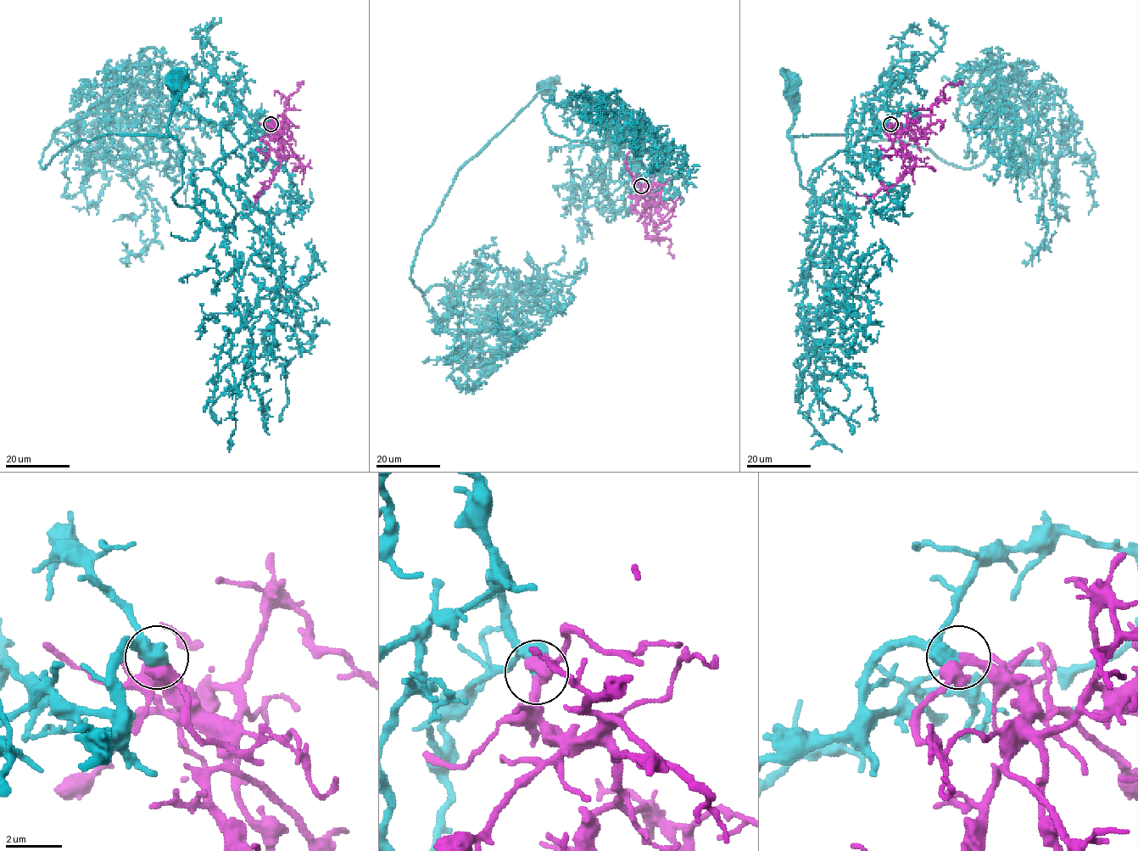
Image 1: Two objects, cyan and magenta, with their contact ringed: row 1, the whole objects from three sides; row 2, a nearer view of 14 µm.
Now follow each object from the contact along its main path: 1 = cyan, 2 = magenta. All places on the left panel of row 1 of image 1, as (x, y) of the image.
1: (270, 124), (213, 166), (237, 214), (227, 229), (213, 230), (174, 200), (184, 151), (167, 125), (177, 80)
2: (270, 124), (280, 133), (283, 154), (281, 165), (269, 186), (255, 197), (259, 192)

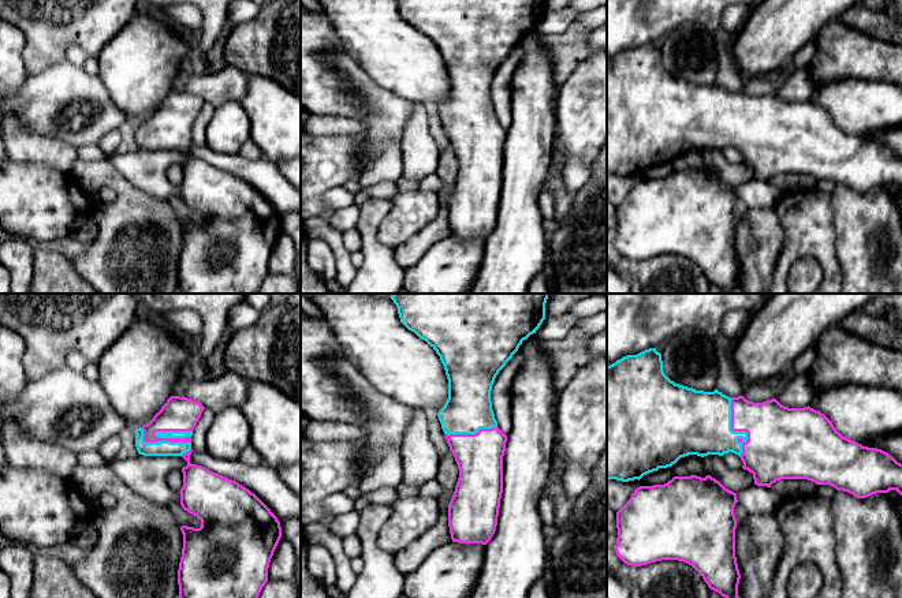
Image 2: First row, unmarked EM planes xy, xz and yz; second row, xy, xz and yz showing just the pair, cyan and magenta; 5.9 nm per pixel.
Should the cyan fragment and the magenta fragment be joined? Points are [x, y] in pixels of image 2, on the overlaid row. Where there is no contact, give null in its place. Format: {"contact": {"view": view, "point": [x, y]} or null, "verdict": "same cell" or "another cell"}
{"contact": {"view": "xy", "point": [161, 441]}, "verdict": "same cell"}

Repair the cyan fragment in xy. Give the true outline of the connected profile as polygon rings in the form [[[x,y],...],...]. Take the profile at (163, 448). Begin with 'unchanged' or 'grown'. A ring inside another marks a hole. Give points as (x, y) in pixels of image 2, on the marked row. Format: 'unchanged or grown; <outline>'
grown; [[[171,396],[149,423],[135,430],[139,455],[182,456],[187,461],[182,468],[180,505],[201,520],[201,527],[180,527],[183,549],[178,569],[179,598],[258,598],[282,538],[280,522],[245,486],[190,463],[193,430],[204,410],[200,401]]]

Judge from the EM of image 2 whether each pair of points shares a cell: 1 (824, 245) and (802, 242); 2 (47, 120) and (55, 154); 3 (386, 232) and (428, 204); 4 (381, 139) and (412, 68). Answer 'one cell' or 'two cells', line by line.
1: one cell
2: two cells
3: one cell
4: two cells

